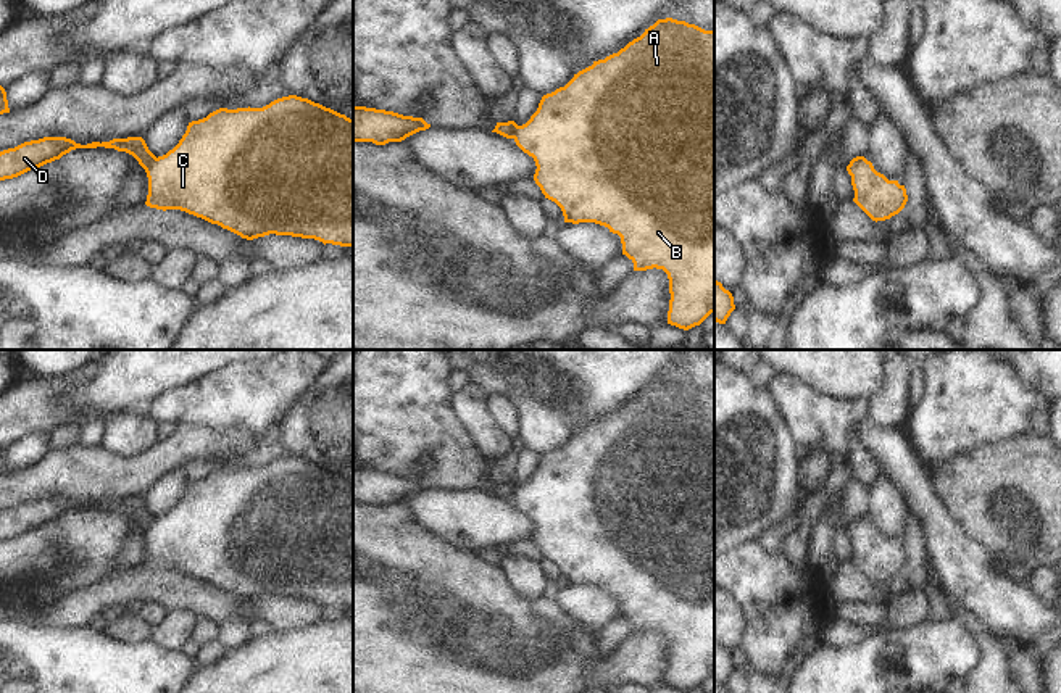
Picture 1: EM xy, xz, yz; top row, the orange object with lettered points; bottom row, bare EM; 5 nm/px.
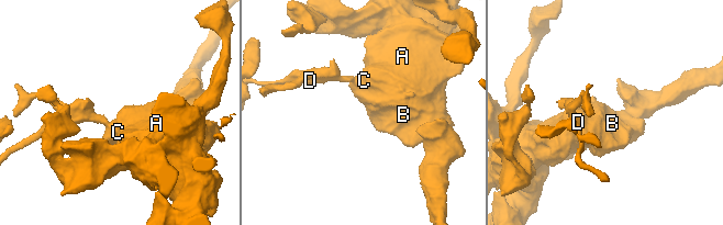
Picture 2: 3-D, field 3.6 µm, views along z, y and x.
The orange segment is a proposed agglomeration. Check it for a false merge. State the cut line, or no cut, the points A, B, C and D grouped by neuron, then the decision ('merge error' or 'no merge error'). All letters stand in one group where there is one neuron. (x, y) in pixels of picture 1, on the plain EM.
cut xz (518, 487), (511, 498); groups A B C / D; merge error

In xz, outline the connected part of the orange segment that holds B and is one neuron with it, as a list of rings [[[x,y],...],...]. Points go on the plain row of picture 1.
[[[672,379],[658,380],[618,414],[593,422],[592,427],[574,435],[564,448],[543,456],[537,472],[526,485],[518,487],[513,500],[524,514],[534,519],[537,527],[534,542],[545,559],[561,569],[564,583],[605,587],[621,598],[622,616],[634,624],[634,632],[656,629],[668,635],[671,654],[668,685],[689,691],[714,674],[714,392]]]

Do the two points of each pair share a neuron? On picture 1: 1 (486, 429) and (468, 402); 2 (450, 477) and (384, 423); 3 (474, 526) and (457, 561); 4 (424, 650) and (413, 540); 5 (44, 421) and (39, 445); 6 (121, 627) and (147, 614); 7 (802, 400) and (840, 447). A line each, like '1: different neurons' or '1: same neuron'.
1: same neuron
2: same neuron
3: different neurons
4: same neuron
5: different neurons
6: different neurons
7: same neuron

